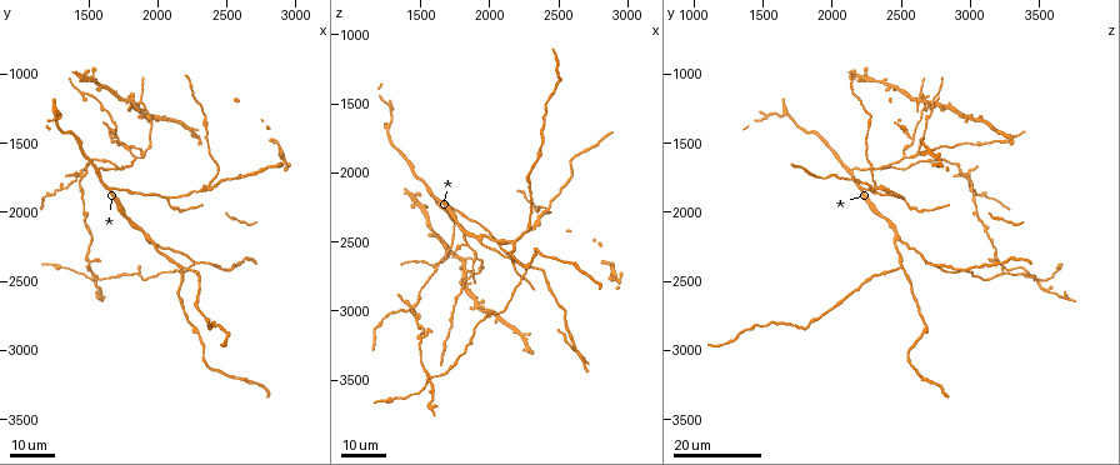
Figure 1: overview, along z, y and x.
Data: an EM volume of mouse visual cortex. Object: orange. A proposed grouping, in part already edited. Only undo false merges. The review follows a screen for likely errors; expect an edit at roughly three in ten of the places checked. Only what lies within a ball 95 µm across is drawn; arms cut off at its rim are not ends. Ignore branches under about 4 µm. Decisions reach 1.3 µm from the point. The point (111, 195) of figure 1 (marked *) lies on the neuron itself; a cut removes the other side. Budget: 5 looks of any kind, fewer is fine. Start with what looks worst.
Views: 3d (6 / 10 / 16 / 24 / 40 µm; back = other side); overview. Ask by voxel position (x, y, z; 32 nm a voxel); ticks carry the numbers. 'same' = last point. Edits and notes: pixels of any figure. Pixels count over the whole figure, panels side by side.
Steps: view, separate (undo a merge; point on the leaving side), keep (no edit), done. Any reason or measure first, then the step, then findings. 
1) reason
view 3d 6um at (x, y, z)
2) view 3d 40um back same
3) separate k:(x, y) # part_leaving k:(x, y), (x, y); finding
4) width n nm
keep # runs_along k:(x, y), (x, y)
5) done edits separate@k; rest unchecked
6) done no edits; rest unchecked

three-way junction
view 3d 16um at (1700, 1480, 2580)

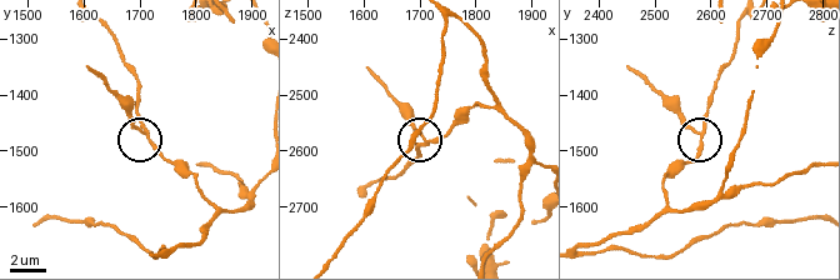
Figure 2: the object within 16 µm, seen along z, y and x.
view 3d 6um at (1710, 1465, 2585)

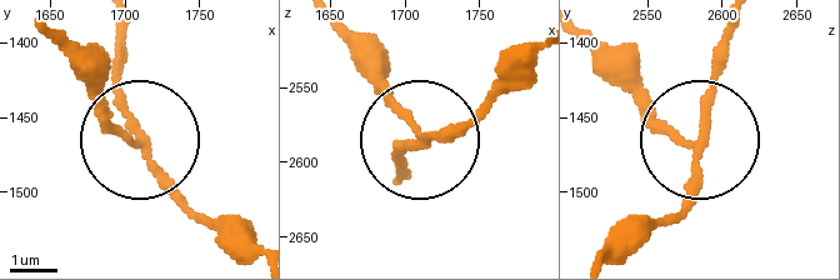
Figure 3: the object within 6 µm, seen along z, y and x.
arms 3
separate 3:(100, 114) # part_leaving 3:(135, 136), (56, 34); two neurons meet here

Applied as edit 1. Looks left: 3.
view overview

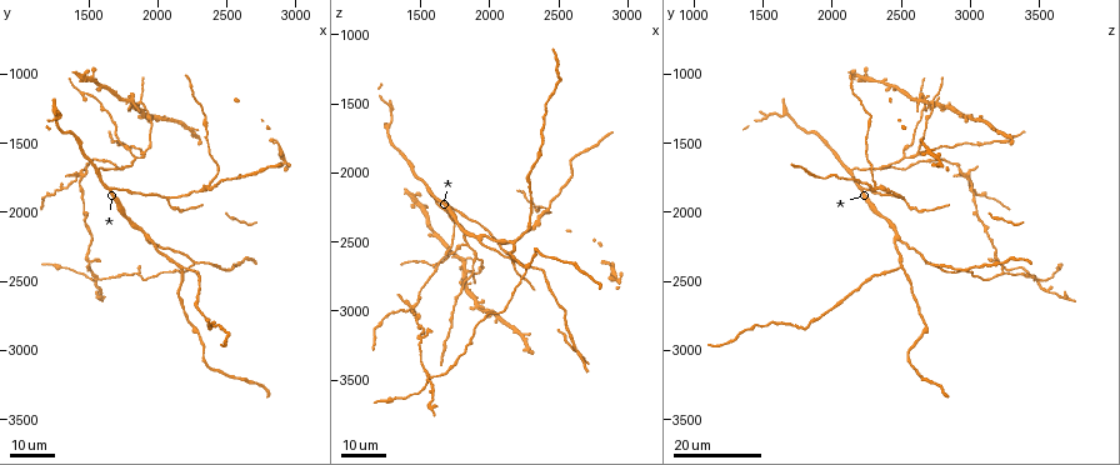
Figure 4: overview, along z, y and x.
four or more arms meet
view 3d 16um at (1560, 2500, 3480)

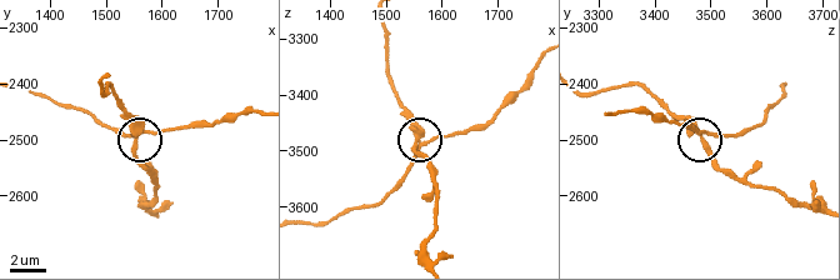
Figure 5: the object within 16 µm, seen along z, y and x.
view 3d 6um same

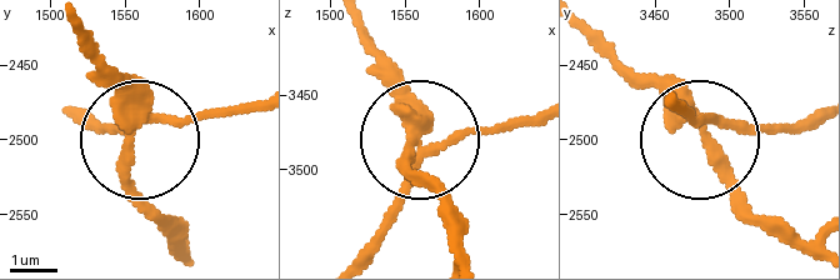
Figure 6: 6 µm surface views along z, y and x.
keep # runs_along 6:(674, 105), (705, 125), (718, 173), (798, 251); continuous, no second neuron

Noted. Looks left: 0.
done edits separate@3; rest unchecked

